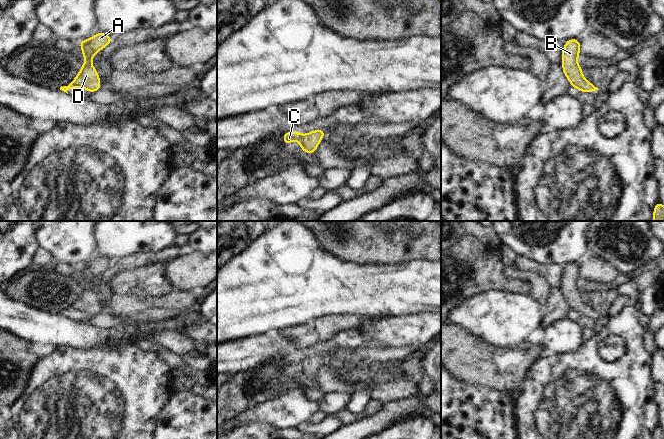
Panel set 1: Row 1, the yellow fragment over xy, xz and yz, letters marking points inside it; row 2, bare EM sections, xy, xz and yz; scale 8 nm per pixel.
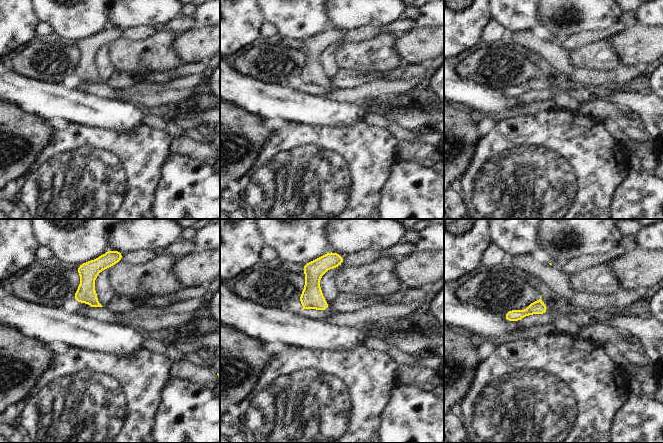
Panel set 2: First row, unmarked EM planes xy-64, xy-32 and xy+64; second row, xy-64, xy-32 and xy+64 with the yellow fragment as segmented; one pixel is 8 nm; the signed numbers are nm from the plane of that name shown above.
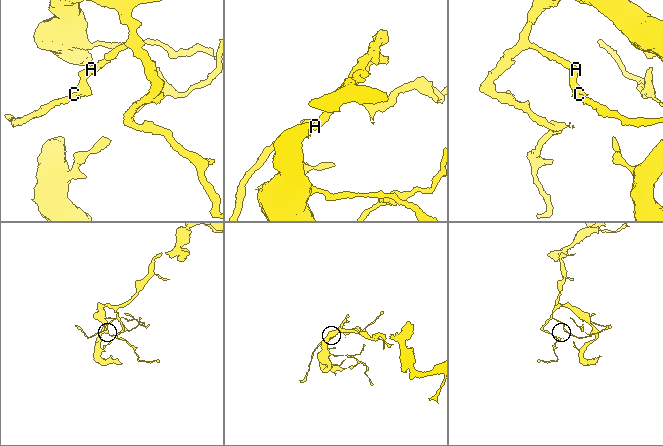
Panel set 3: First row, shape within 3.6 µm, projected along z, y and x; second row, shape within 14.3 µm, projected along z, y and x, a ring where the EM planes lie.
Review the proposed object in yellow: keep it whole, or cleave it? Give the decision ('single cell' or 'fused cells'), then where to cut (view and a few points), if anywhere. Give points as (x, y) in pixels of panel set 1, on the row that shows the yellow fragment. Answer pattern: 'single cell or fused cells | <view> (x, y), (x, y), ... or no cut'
fused cells | xz (303, 134), (299, 141)

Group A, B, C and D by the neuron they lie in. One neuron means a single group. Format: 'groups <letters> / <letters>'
groups A B D / C

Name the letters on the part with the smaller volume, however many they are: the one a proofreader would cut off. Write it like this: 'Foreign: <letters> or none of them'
Foreign: C

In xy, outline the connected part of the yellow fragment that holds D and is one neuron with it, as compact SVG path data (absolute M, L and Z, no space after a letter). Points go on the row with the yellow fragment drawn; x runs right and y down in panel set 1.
M99 32L91 38L78 43L82 48L82 55L86 62L81 66L79 73L72 81L73 85L78 88L84 88L89 92L101 90L100 77L92 65L92 58L96 53L109 45L112 40L109 35Z

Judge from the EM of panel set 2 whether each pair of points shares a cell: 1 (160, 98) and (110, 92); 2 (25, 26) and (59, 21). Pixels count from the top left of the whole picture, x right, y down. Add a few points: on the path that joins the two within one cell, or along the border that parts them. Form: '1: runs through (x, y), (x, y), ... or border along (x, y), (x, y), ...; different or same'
1: runs through (148, 98), (128, 98), (122, 95); same
2: border along (33, 10), (39, 21); different

